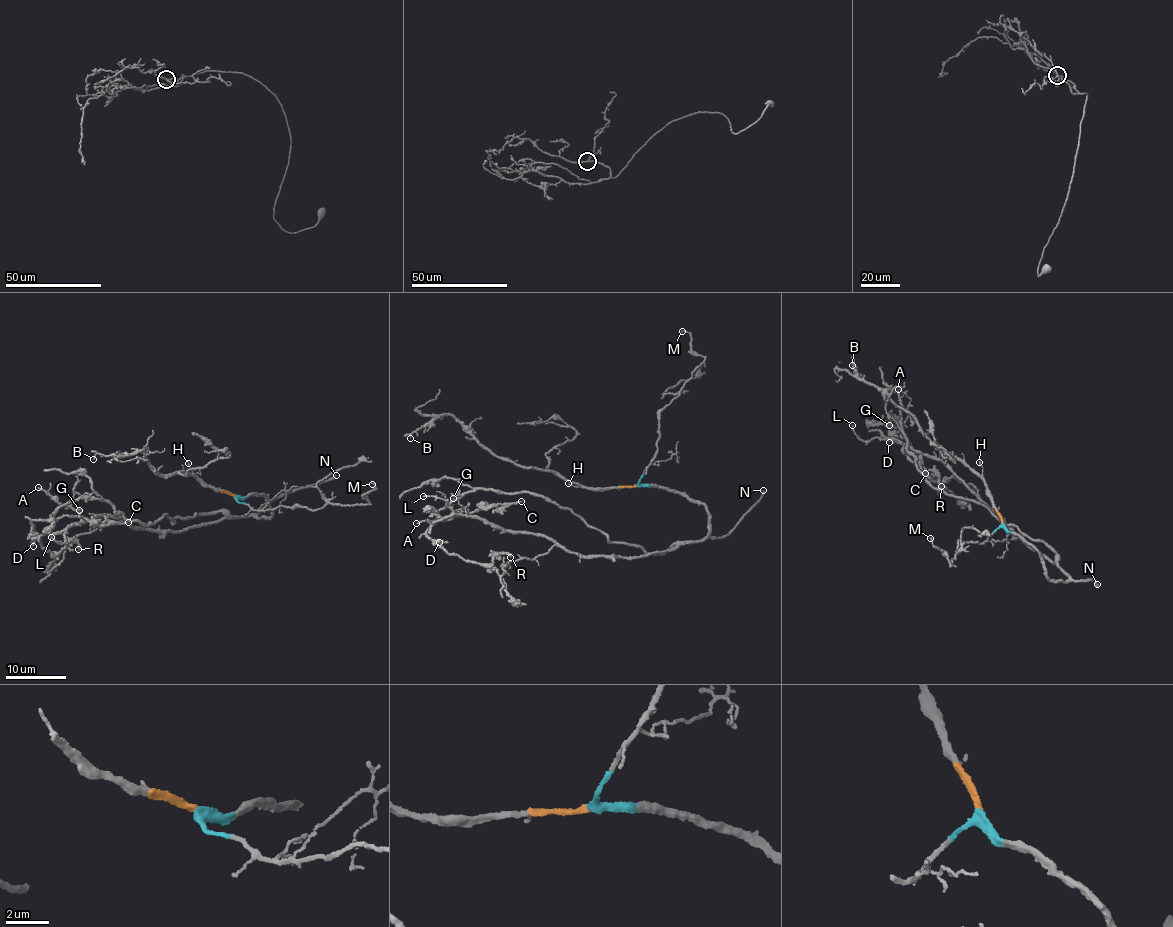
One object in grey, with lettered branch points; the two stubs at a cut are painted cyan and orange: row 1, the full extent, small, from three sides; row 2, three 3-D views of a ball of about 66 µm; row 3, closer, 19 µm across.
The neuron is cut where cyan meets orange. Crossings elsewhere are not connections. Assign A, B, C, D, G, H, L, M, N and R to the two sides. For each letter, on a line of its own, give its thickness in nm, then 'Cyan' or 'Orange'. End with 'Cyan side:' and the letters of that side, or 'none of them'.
A: Thickness 170 nm. Cyan
B: Thickness 100 nm. Orange
C: Thickness 170 nm. Cyan
D: Thickness 320 nm. Cyan
G: Thickness 120 nm. Cyan
H: Thickness 130 nm. Orange
L: Thickness 180 nm. Cyan
M: Thickness 130 nm. Cyan
N: Thickness 220 nm. Cyan
R: Thickness 280 nm. Cyan
Cyan side: A, C, D, G, L, M, N, R

